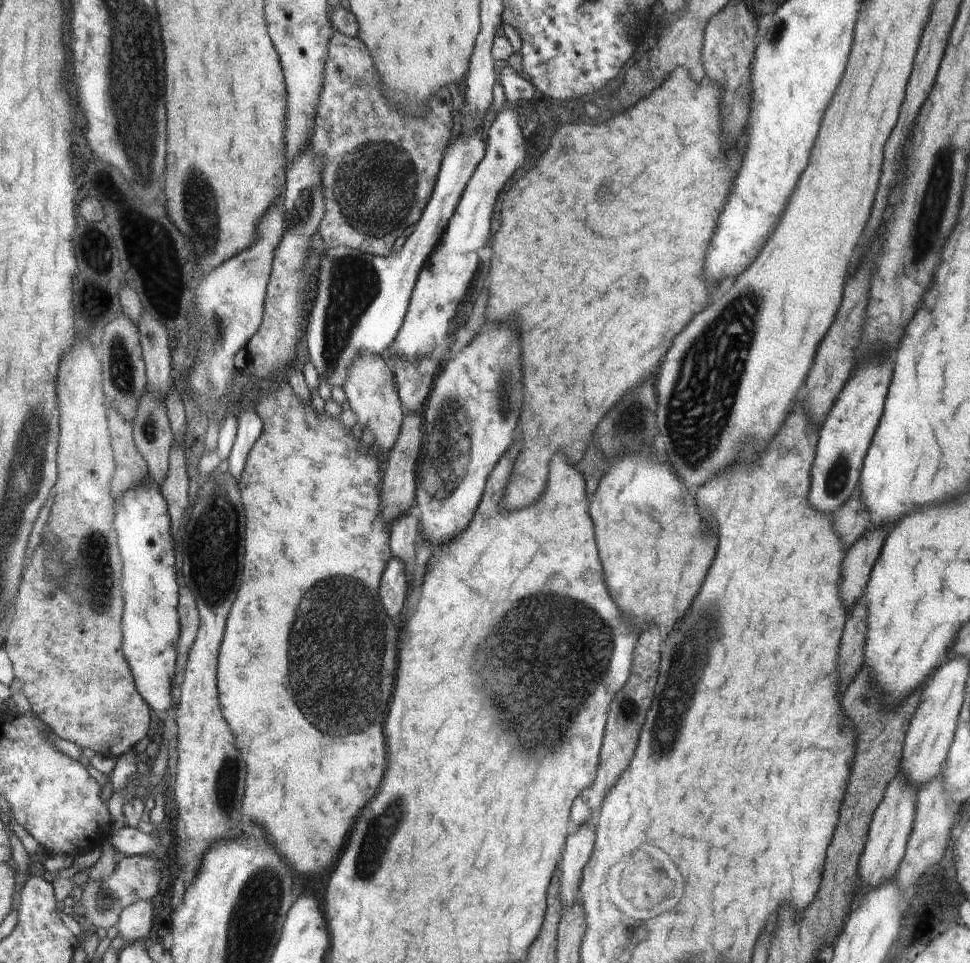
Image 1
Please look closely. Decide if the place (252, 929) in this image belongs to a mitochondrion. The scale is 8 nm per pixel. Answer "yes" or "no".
yes

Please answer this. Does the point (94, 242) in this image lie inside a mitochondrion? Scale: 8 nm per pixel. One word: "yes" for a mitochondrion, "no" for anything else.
no

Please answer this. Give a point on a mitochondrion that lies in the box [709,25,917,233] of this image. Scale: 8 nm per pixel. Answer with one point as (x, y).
(774, 41)

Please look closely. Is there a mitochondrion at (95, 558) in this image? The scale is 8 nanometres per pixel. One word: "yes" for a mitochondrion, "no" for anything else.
yes

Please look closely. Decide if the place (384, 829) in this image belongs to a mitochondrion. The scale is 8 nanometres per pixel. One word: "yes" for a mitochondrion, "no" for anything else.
yes

